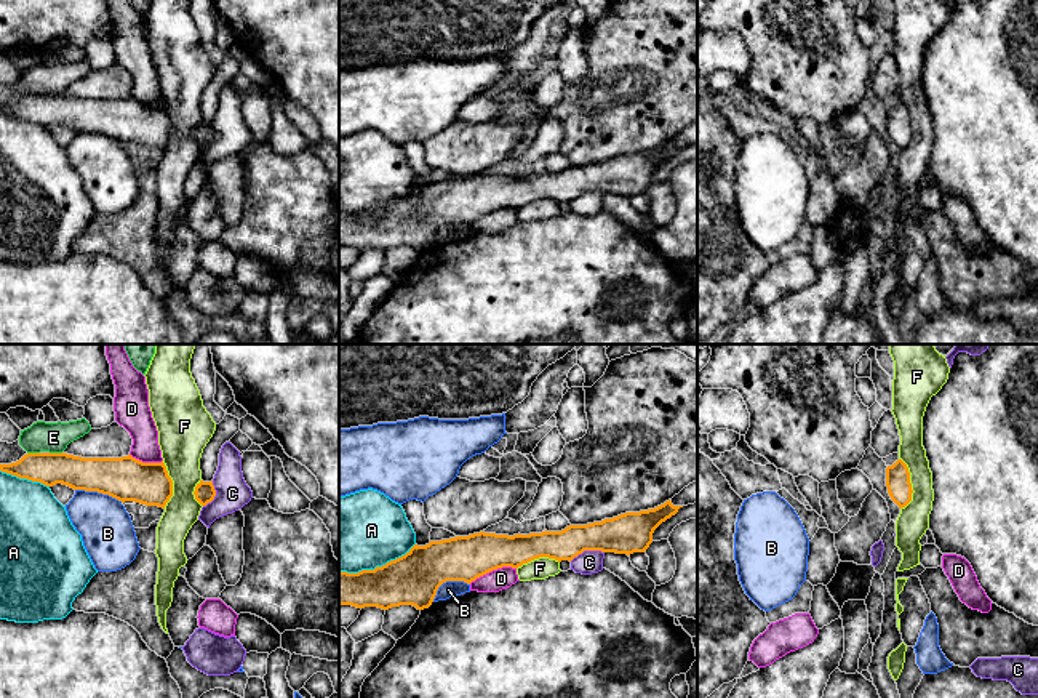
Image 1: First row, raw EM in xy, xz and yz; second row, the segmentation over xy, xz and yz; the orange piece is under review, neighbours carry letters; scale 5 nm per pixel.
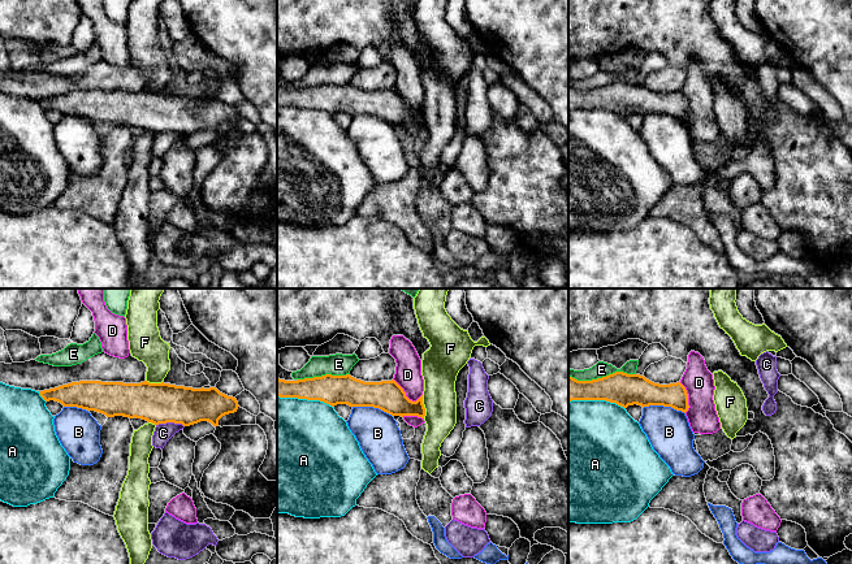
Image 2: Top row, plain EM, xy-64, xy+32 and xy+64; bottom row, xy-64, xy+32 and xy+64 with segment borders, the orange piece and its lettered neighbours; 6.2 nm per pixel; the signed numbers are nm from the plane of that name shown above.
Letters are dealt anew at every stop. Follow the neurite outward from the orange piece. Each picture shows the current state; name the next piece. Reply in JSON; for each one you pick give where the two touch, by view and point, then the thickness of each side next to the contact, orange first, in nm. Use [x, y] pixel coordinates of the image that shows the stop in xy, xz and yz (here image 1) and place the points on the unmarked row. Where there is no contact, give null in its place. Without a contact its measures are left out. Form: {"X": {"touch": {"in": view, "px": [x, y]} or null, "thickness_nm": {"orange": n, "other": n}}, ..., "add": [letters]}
{"add": []}

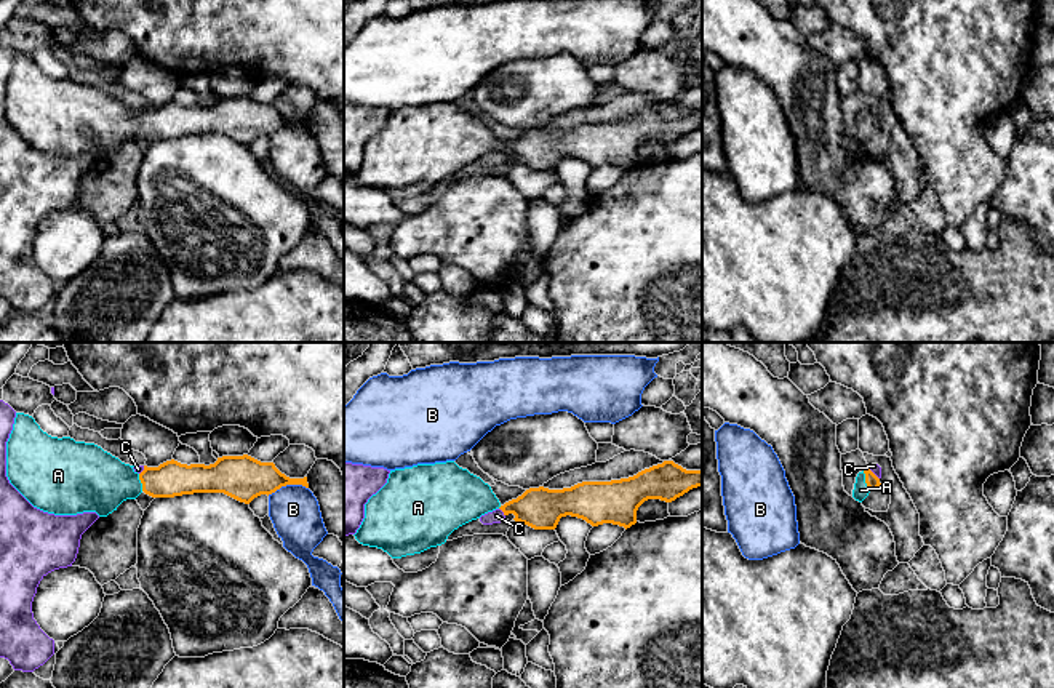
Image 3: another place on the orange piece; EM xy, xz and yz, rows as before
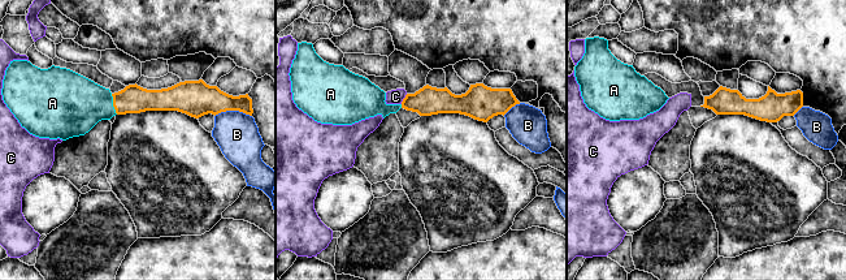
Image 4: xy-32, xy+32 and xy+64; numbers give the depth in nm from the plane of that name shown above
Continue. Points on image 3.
{"A": {"touch": {"in": "yz", "px": [866, 124]}, "thickness_nm": {"orange": 70, "other": 80}}, "add": ["A"]}

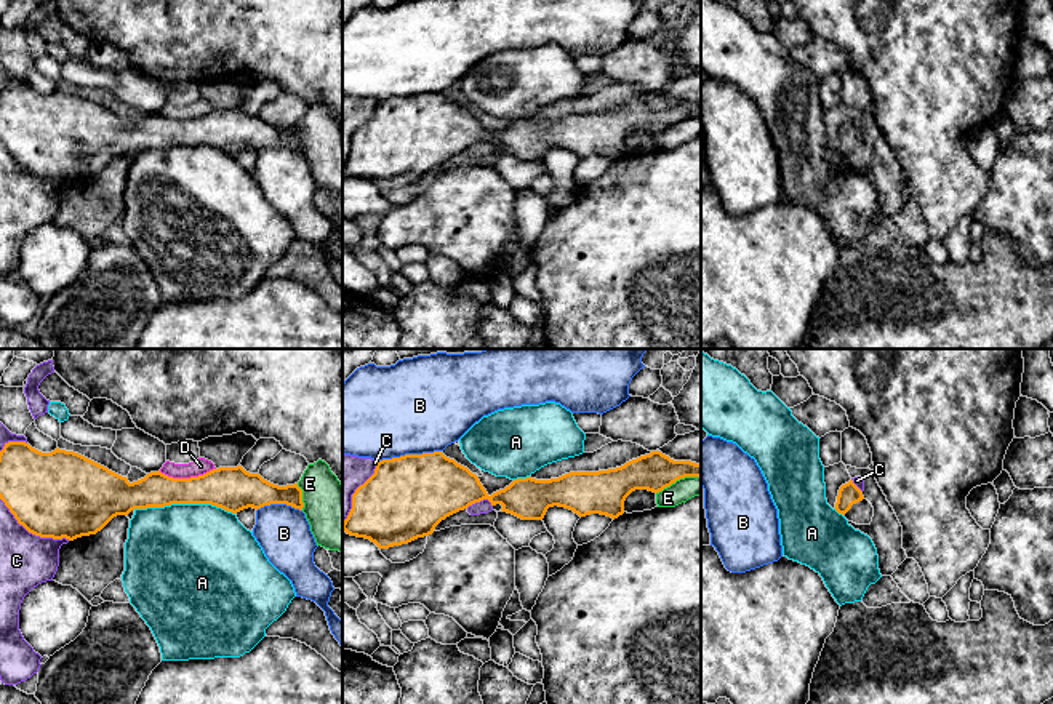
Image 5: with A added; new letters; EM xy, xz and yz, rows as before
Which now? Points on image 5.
{"add": []}

